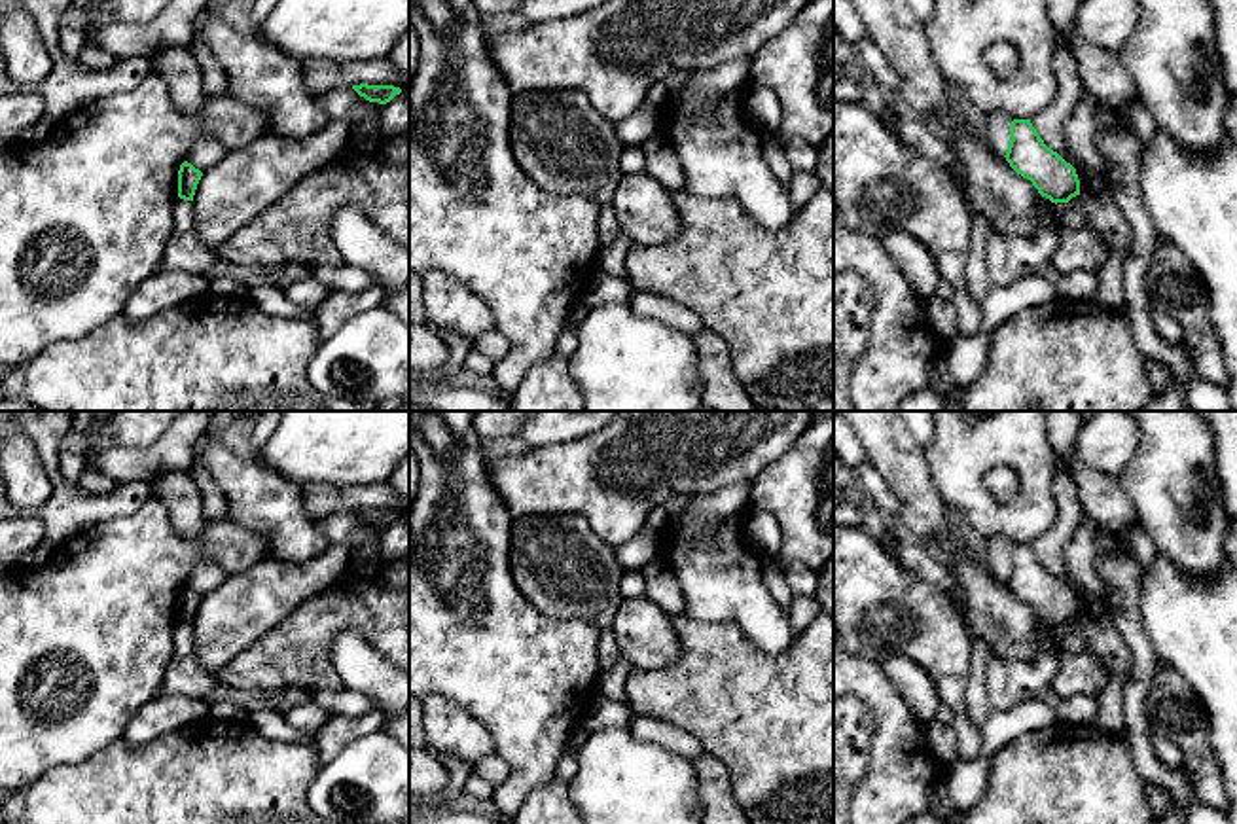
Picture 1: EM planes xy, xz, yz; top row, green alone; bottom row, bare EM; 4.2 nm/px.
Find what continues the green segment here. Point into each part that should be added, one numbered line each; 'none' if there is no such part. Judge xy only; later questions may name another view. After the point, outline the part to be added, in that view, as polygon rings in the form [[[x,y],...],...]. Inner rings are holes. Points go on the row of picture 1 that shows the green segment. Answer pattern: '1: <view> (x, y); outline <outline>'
1: xy (184, 220); outline [[[176,197],[174,201],[174,231],[193,231],[195,227],[195,214],[193,214],[193,201],[184,201]]]

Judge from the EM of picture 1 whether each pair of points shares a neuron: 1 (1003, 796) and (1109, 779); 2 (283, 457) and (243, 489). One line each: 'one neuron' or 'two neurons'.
1: one neuron
2: two neurons

